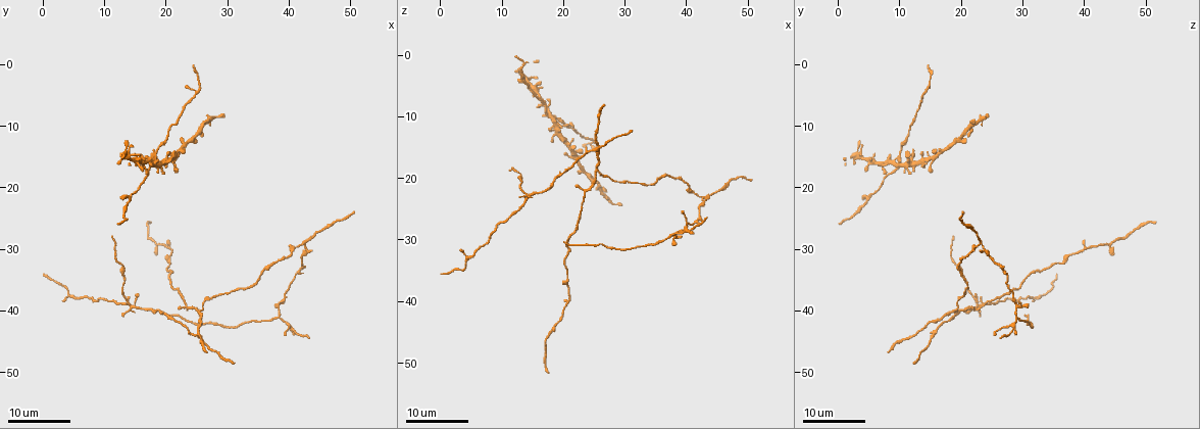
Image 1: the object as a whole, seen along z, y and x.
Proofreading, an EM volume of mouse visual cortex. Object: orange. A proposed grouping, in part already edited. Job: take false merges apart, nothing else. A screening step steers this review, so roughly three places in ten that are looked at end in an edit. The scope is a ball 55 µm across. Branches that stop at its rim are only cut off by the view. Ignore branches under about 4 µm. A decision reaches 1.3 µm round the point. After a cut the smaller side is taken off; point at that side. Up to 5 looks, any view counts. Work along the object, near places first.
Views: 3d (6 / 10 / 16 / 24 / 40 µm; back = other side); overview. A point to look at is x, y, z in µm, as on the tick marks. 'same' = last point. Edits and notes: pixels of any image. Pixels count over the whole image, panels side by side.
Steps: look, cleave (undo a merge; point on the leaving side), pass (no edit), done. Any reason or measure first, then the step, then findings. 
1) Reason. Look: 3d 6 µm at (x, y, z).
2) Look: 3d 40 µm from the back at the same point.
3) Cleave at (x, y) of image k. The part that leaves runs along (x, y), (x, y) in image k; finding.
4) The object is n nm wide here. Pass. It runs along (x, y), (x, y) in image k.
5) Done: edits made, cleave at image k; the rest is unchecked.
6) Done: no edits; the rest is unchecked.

Look: 3d 16 µm at (17.5, 15.5, 9.5).

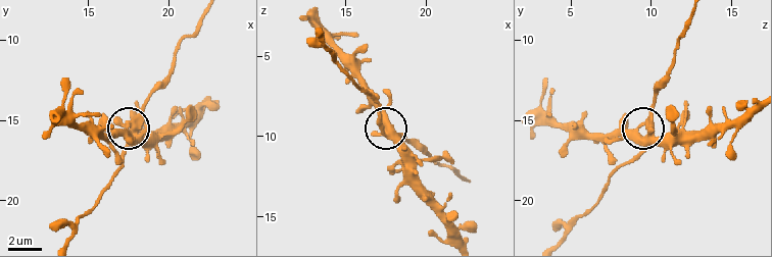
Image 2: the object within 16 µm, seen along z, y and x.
Look: 3d 6 µm at (17.5, 15.3, 9.7).

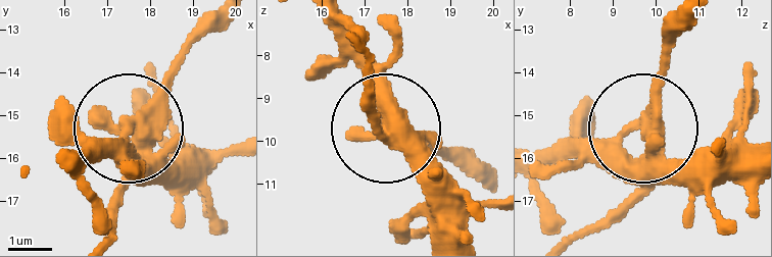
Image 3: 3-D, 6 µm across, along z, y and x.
Pass. Continuous, no second neuron.

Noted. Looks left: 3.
Three-way junction. Look: 3d 24 µm at (21.0, 30.5, 39.5).

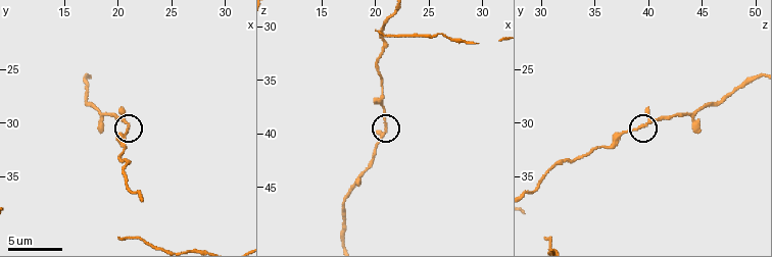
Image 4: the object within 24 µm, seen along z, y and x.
Look: 3d 10 µm at (21.0, 30.2, 39.4).

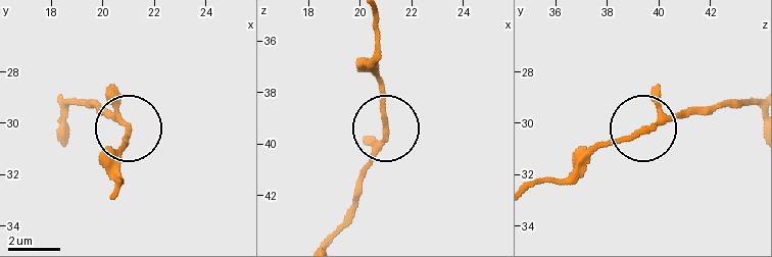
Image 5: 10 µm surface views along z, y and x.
3 arms meet here. Pass. One neuron here.

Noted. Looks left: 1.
Done: no edits; the rest is unchecked.

